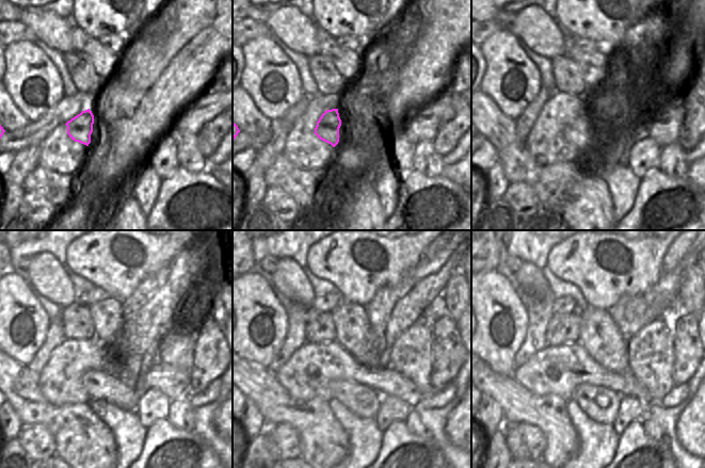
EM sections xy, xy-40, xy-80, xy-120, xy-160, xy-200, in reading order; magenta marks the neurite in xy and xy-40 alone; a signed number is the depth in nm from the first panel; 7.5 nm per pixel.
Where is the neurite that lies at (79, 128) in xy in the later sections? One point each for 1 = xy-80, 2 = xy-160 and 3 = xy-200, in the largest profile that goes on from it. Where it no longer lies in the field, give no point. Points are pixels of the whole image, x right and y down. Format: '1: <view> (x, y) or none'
1: xy-80 (578, 133)
2: xy-160 (363, 401)
3: xy-200 (601, 404)

